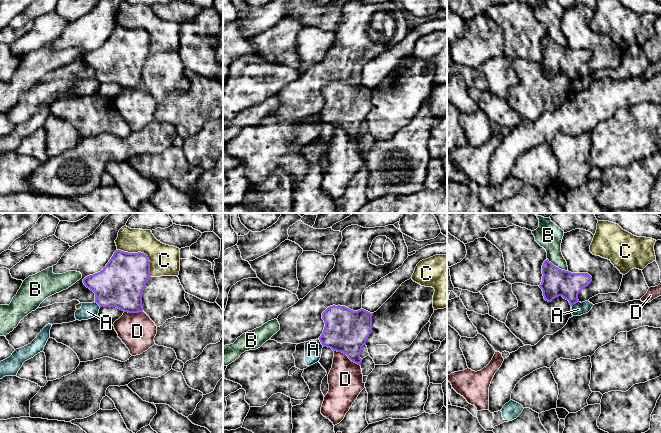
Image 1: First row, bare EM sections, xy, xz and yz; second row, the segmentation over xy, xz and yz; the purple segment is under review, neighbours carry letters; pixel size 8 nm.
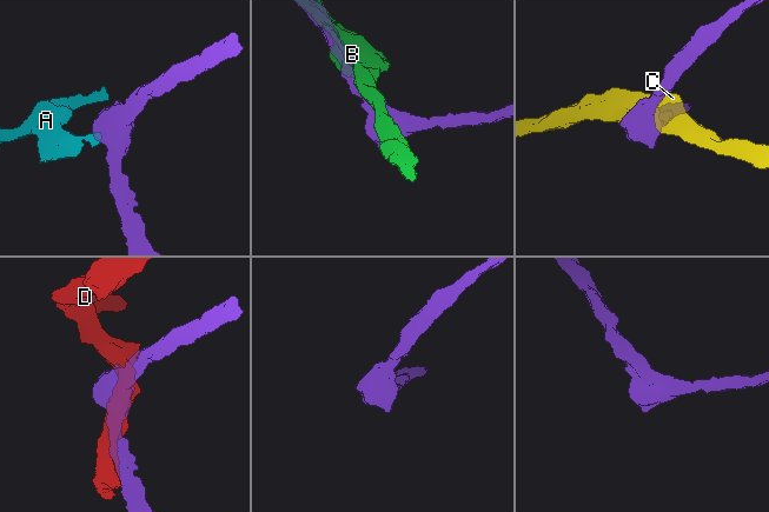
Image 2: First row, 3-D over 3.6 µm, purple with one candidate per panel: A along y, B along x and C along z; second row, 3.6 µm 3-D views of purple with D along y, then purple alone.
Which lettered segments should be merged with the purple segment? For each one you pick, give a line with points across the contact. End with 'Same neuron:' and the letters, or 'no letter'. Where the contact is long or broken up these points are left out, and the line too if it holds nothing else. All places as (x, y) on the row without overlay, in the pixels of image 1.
Same neuron: no letter

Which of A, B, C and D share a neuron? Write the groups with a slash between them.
A / B / C / D

